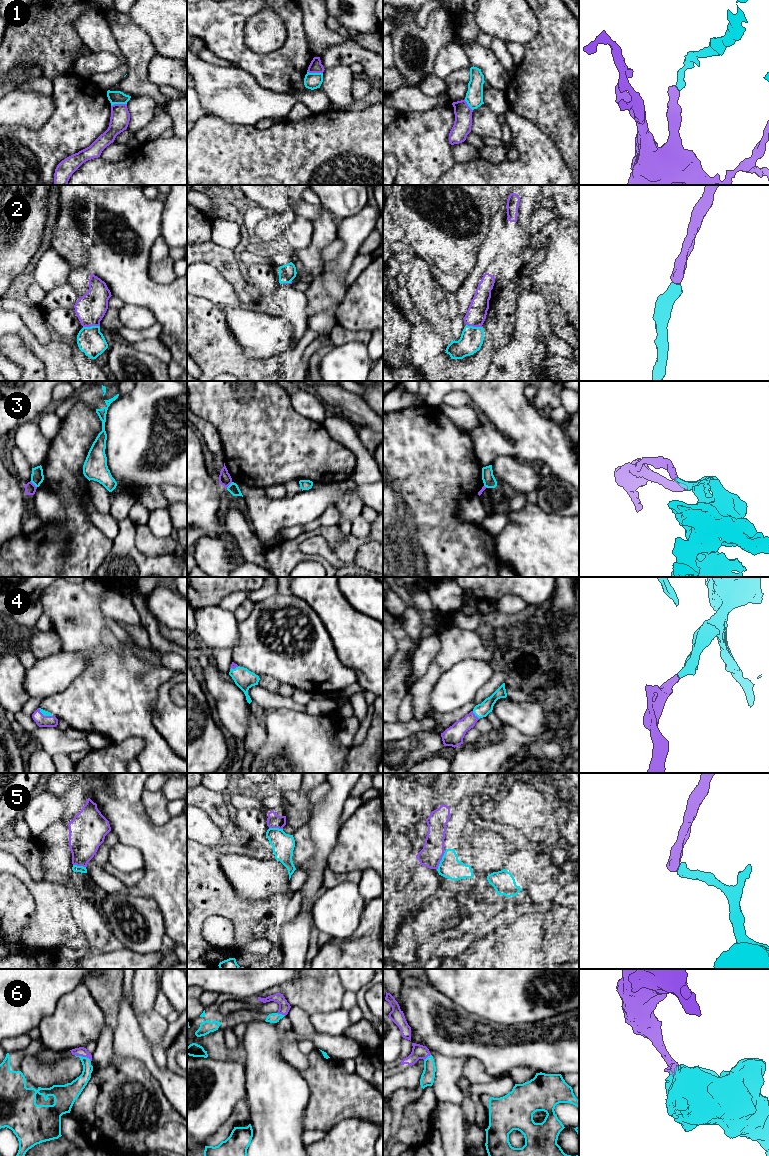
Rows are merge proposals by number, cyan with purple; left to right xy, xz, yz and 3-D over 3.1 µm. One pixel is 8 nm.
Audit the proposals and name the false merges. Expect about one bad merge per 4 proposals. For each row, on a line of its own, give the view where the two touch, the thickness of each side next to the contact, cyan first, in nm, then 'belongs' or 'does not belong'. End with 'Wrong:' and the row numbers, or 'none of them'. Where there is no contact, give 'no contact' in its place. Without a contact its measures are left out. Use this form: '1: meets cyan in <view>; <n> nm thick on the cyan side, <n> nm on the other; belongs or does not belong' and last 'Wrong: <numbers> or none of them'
1: meets cyan in xy; 110 nm thick on the cyan side, 160 nm on the other; does not belong
2: meets cyan in xy; 220 nm thick on the cyan side, 240 nm on the other; belongs
3: meets cyan in xy; 110 nm thick on the cyan side, 90 nm on the other; does not belong
4: meets cyan in yz; 110 nm thick on the cyan side, 160 nm on the other; belongs
5: meets cyan in yz; 180 nm thick on the cyan side, 180 nm on the other; does not belong
6: meets cyan in xy; 110 nm thick on the cyan side, 80 nm on the other; belongs
Wrong: 1, 3, 5

